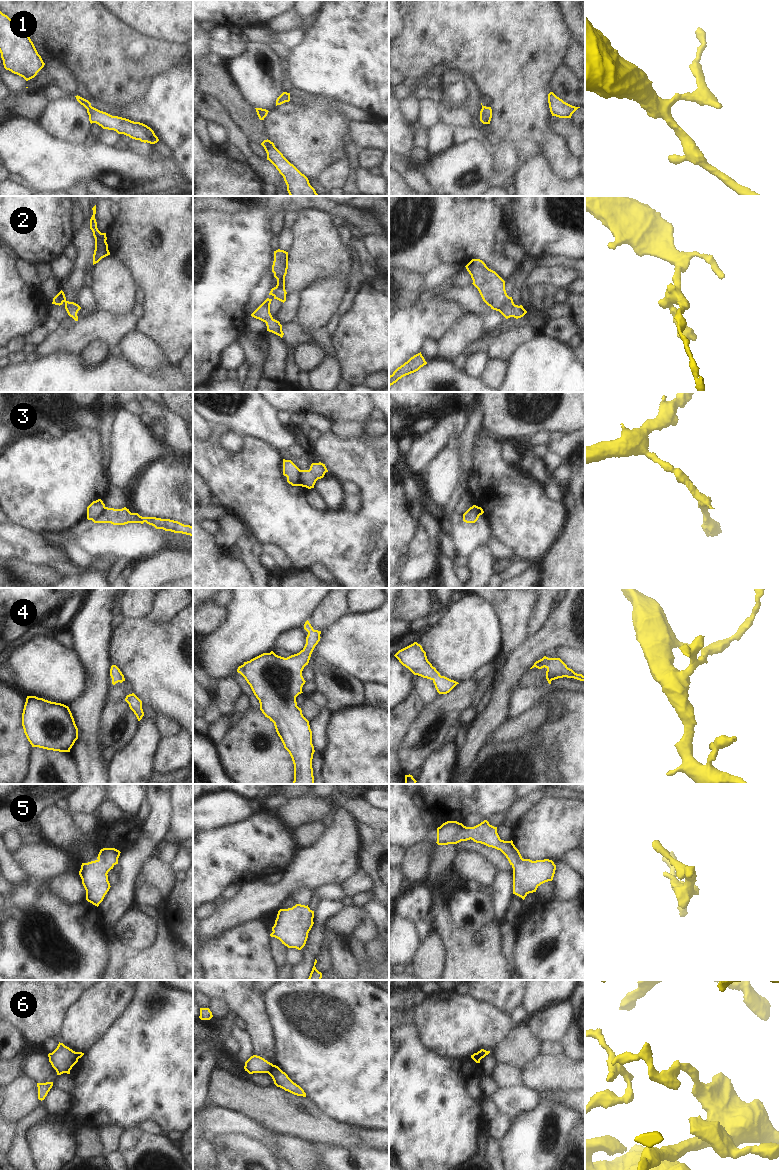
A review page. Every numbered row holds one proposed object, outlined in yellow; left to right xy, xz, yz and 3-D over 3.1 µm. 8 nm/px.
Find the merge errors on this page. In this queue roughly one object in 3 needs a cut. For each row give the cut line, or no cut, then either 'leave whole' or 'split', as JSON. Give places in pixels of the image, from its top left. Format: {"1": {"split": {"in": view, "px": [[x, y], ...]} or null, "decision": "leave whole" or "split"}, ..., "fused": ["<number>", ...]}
{"1": {"split": null, "decision": "leave whole"}, "2": {"split": null, "decision": "leave whole"}, "3": {"split": {"in": "xy", "px": [[105, 507], [92, 520]]}, "decision": "split"}, "4": {"split": null, "decision": "leave whole"}, "5": {"split": null, "decision": "leave whole"}, "6": {"split": {"in": "xz", "px": [[274, 1065], [268, 1073]]}, "decision": "split"}, "fused": ["3", "6"]}

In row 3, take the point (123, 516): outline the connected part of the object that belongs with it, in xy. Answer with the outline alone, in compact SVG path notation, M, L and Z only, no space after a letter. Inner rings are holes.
M105 507L102 514L93 520L94 523L111 523L113 525L125 525L128 523L146 522L154 526L156 529L163 529L174 533L182 533L193 536L193 527L184 525L178 521L170 519L161 519L156 517L142 517L138 513L131 513L126 507L122 509L114 509Z

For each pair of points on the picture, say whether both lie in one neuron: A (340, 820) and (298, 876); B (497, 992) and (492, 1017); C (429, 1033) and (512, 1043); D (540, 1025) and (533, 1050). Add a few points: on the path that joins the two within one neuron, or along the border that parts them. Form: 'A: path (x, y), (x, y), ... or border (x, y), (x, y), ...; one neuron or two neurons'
A: path (340, 834), (312, 862); one neuron
B: border (472, 997), (488, 1001), (511, 1014); two neurons
C: border (516, 1025), (492, 1050); two neurons
D: border (526, 1022), (531, 1031), (542, 1040); two neurons

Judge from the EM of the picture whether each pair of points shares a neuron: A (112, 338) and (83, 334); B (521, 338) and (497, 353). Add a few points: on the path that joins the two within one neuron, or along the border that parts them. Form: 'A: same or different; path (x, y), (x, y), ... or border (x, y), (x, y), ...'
A: same; path (105, 334), (90, 334)
B: same; path (515, 338), (512, 338), (503, 347)

